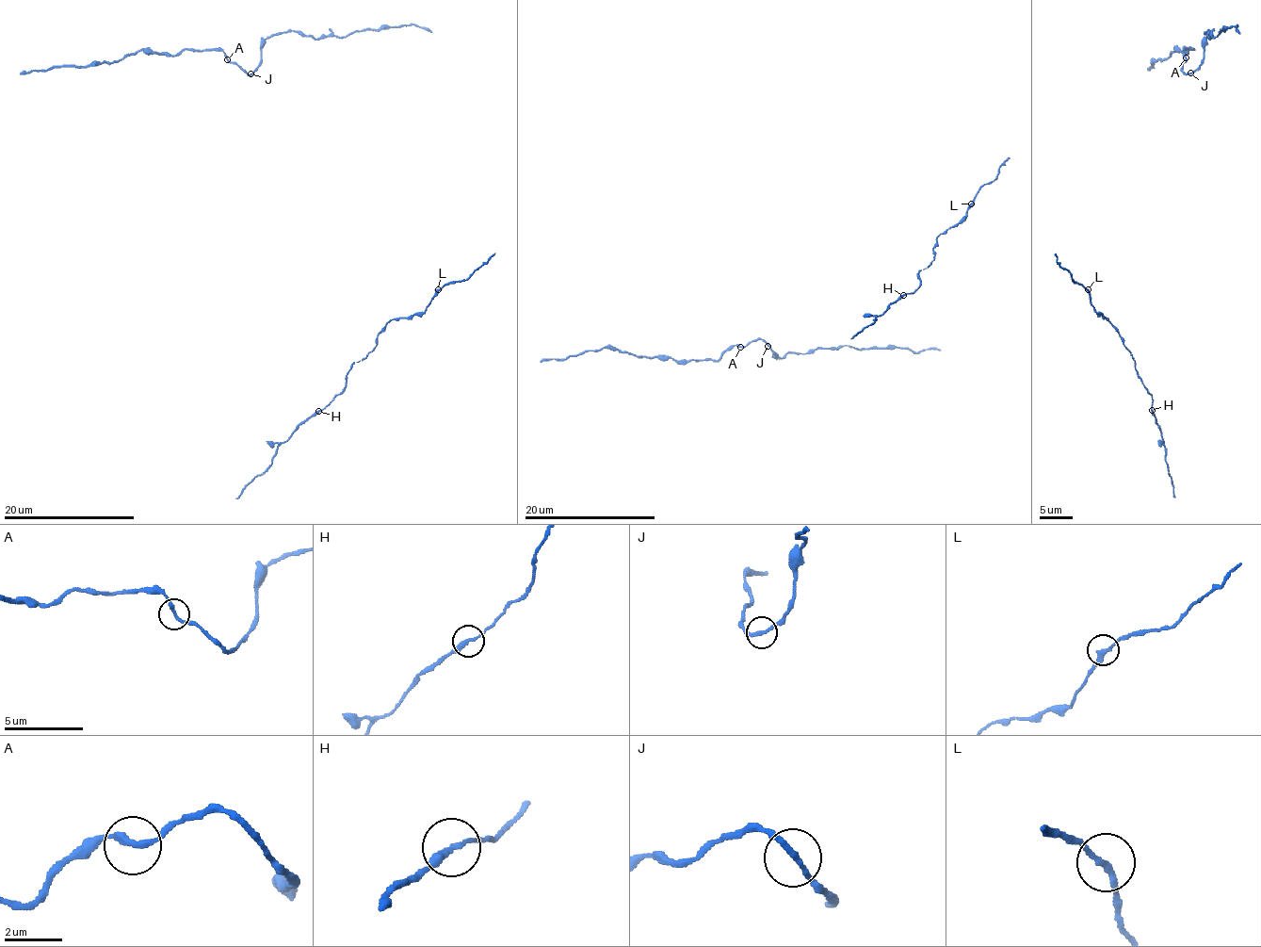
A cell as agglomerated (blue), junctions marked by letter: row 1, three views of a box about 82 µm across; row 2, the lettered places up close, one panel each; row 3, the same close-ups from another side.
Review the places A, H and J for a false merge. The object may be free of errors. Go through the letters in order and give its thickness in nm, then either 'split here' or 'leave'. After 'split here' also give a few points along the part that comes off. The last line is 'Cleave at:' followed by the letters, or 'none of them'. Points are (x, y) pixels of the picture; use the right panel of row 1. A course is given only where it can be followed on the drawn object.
A: calibre 220 nm; leave
H: calibre 220 nm; leave
J: calibre 200 nm; leave
Cleave at: none of them

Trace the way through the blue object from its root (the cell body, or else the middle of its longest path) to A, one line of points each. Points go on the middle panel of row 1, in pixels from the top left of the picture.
A: (768, 344), (755, 339), (740, 347)

